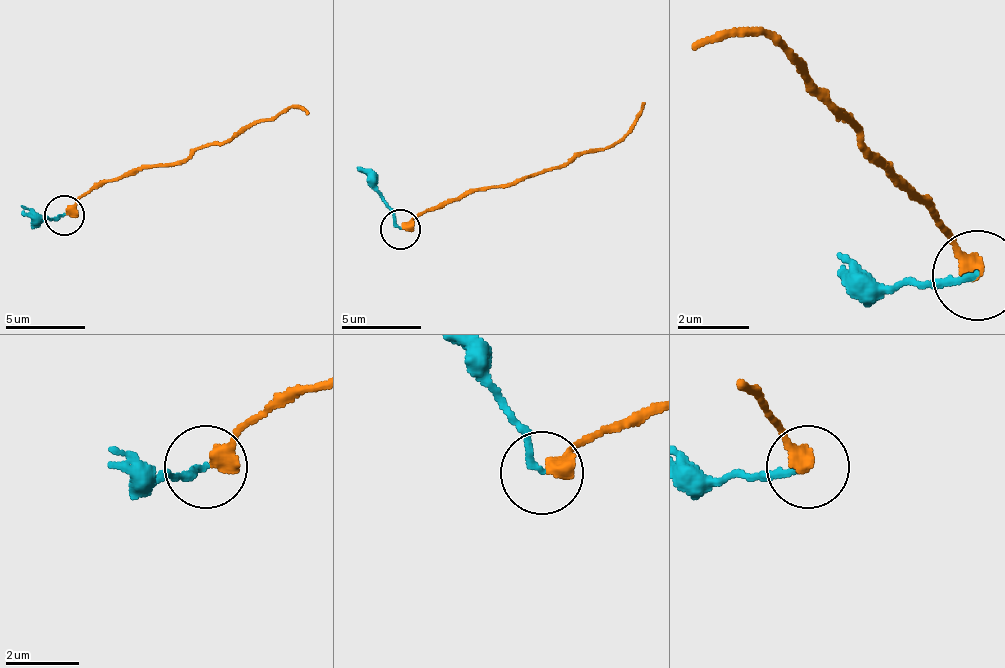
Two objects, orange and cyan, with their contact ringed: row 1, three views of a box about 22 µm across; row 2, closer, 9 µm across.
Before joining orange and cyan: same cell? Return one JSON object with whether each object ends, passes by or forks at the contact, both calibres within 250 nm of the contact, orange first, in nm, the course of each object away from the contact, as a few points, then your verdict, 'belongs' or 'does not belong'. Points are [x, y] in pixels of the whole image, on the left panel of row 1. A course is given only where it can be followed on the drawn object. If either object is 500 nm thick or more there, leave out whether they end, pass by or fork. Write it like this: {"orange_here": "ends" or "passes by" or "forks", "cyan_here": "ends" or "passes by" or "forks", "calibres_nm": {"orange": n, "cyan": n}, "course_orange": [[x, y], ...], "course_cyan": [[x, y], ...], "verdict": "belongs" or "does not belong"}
{"orange_here": "ends", "cyan_here": "ends", "calibres_nm": {"orange": 480, "cyan": 190}, "course_orange": [[67, 214], [107, 182], [187, 162], [207, 146], [223, 146], [259, 122], [279, 118], [295, 110], [311, 114]], "course_cyan": [[63, 214], [39, 222], [23, 206]], "verdict": "does not belong"}

